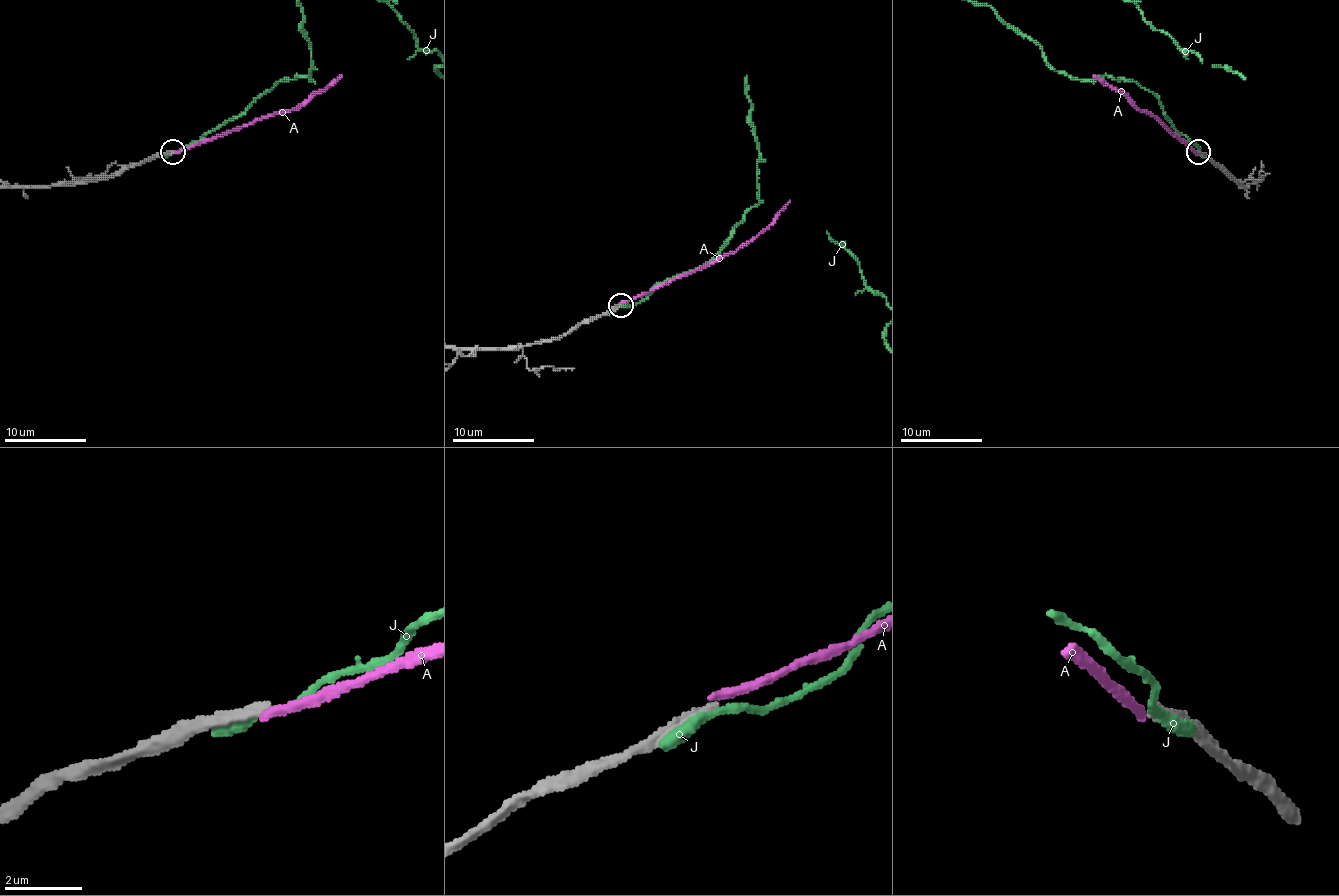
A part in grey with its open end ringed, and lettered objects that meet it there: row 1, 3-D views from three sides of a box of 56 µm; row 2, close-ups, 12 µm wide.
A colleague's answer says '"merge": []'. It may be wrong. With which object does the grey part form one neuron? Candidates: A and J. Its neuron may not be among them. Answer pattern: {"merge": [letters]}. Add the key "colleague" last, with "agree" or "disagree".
{"merge": [], "colleague": "agree"}

